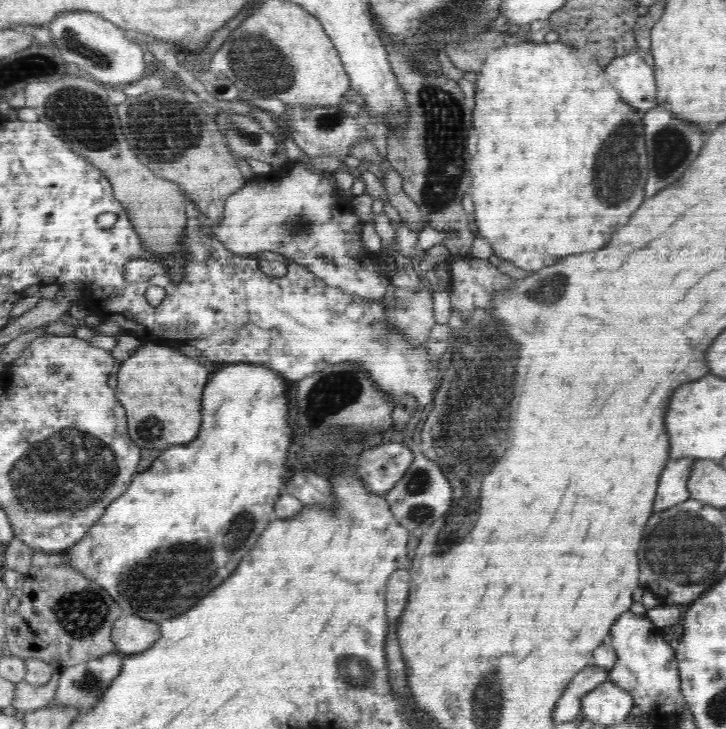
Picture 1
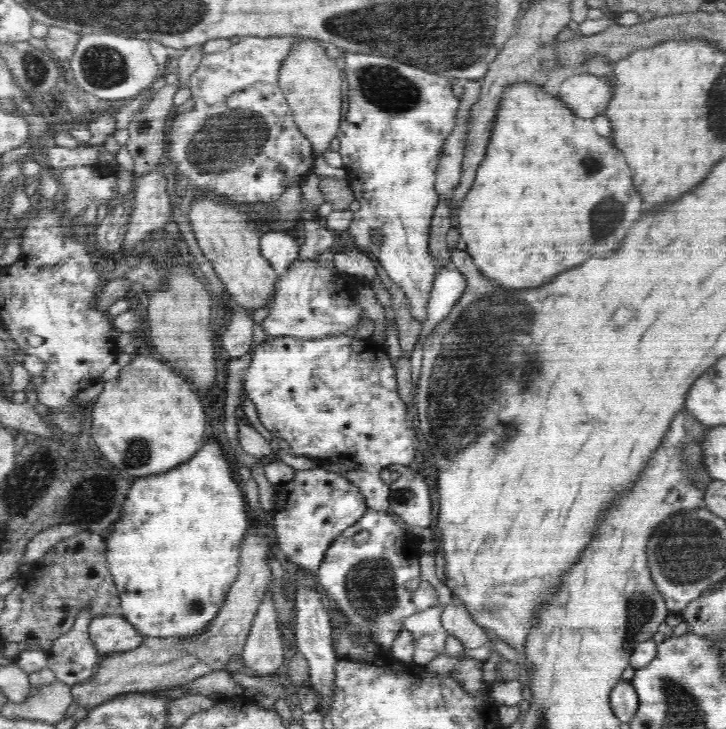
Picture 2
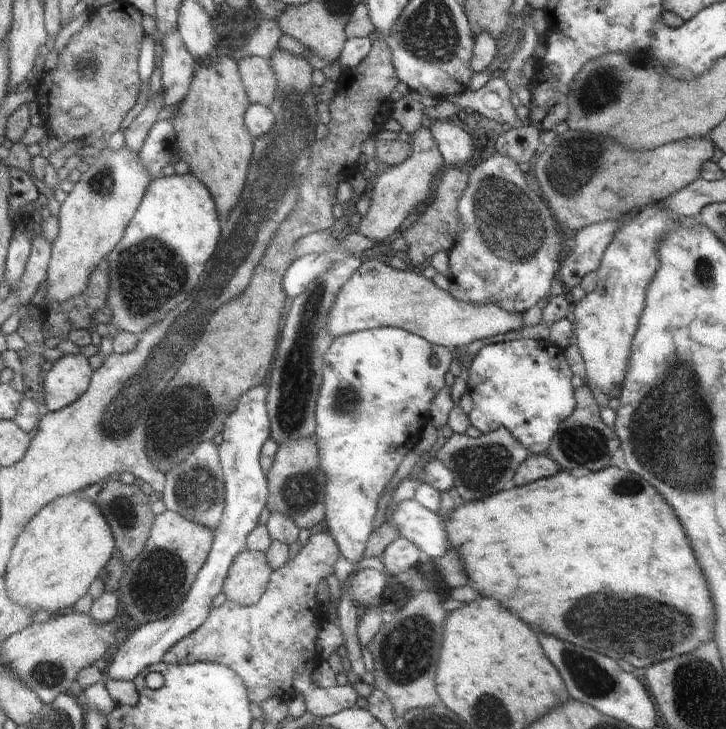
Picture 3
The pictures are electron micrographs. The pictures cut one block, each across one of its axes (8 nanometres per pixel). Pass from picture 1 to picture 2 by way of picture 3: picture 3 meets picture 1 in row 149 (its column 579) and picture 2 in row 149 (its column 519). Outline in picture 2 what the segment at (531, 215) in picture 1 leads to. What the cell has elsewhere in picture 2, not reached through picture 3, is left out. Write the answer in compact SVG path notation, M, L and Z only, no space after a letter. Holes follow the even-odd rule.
M516 82L502 92L502 102L500 102L500 109L494 125L488 150L485 152L484 160L479 164L478 174L473 182L474 186L467 192L458 211L462 248L471 256L475 267L484 278L490 280L495 286L514 288L514 290L538 288L542 284L548 284L558 274L562 274L574 266L580 266L588 258L600 258L600 256L606 256L608 252L614 252L616 248L620 248L622 240L630 234L632 224L642 216L642 198L638 196L638 192L632 186L632 176L630 176L630 168L628 168L626 160L622 160L622 154L610 144L610 138L598 136L592 119L576 117L557 95L544 92L542 86L531 82Z

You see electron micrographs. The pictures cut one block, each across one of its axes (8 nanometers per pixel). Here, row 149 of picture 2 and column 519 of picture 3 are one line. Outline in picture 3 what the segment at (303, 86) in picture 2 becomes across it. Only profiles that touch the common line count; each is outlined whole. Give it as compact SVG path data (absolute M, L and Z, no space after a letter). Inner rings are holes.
M374 258L362 263L340 288L327 321L333 338L368 329L398 327L449 349L519 330L524 324L522 313L510 313L492 304L477 306L457 300L450 292L439 288L432 279L414 272L412 268L395 270Z

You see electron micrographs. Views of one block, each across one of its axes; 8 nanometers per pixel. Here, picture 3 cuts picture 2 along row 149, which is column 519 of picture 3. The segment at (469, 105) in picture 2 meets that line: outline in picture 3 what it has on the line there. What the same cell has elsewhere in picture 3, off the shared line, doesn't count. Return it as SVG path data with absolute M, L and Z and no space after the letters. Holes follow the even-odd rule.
M496 429L493 433L475 438L454 433L432 459L440 460L450 469L455 482L453 490L458 491L464 501L476 502L514 487L513 477L529 455L527 448L509 430Z

